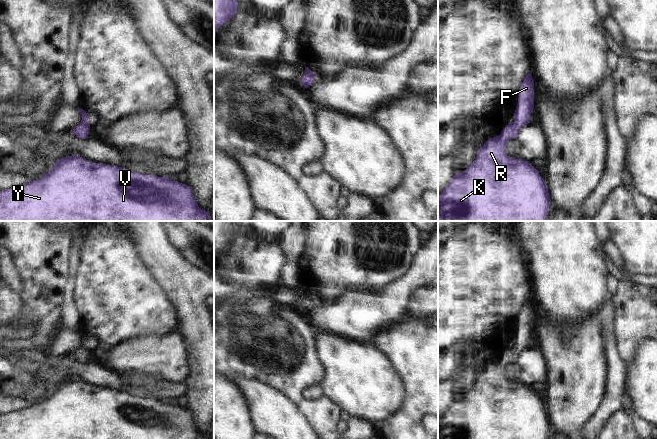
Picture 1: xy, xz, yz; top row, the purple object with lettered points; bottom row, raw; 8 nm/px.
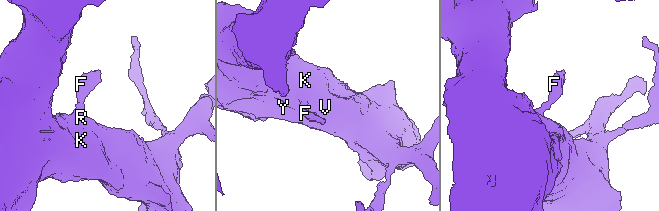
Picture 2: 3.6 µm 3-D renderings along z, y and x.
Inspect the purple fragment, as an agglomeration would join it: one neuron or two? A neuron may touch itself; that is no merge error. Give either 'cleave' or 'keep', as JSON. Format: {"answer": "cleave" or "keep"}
{"answer": "keep"}

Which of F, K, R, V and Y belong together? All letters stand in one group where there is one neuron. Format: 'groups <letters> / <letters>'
groups F K R V Y

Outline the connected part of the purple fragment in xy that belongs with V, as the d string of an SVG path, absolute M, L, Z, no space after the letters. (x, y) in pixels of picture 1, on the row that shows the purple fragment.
M79 155L57 159L53 164L55 166L40 179L30 181L19 187L11 187L0 191L0 221L211 221L210 213L198 206L190 187L178 181L171 181L169 177L137 173L115 165L93 163Z

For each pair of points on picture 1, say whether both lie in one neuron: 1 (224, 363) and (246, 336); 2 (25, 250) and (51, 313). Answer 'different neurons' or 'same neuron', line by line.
1: same neuron
2: same neuron

